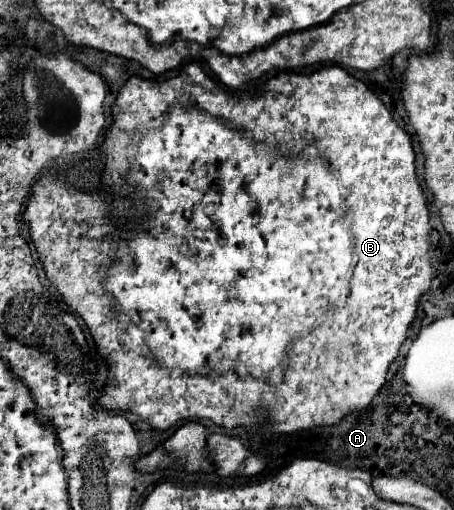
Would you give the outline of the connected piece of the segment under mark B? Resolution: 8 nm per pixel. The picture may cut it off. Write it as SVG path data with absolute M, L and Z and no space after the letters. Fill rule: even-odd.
M193 61L193 62L191 62L191 64L186 64L186 65L185 65L185 67L183 67L183 69L181 69L181 72L180 72L180 73L179 73L179 75L177 75L177 76L176 76L176 77L173 77L173 79L169 79L169 81L158 81L158 80L156 80L156 79L155 79L155 80L154 80L154 79L141 79L141 77L131 77L131 79L128 79L128 80L127 80L127 83L125 83L125 85L123 85L123 87L121 87L121 91L119 91L119 95L117 95L117 99L115 99L115 103L113 103L113 119L115 119L115 121L113 121L113 125L111 125L111 129L109 129L109 133L107 133L107 141L105 141L105 143L102 143L102 144L101 144L101 145L100 145L100 152L101 152L101 155L102 155L102 166L101 166L101 171L103 171L103 172L100 172L100 174L99 174L99 175L100 175L100 177L99 177L99 182L98 182L98 187L97 187L97 188L98 188L98 189L97 189L97 192L92 192L92 191L96 191L96 190L91 190L91 189L84 189L84 188L81 188L81 187L78 187L78 186L75 186L75 185L73 185L73 184L71 184L71 183L69 183L69 182L68 182L68 181L67 181L67 179L66 179L66 176L67 176L67 175L66 175L66 174L67 174L67 172L68 172L68 171L69 171L69 170L70 170L70 169L71 169L71 168L72 168L72 166L71 166L71 165L70 165L70 164L65 164L65 165L62 165L62 166L59 166L59 167L54 167L54 168L51 168L51 169L49 169L49 170L48 170L48 171L47 171L47 172L45 172L45 175L43 175L43 177L40 177L40 178L39 178L39 180L38 180L38 181L37 181L37 182L36 182L36 183L35 183L35 185L33 185L33 197L31 197L31 201L29 201L29 205L27 205L27 211L25 211L25 223L27 223L27 225L29 225L29 227L31 227L31 239L33 239L33 243L35 243L35 249L37 249L37 253L39 253L39 261L41 261L41 263L43 263L43 269L45 269L45 275L47 275L47 279L49 279L49 281L51 281L51 283L53 283L53 285L55 285L55 287L57 287L57 291L59 291L59 293L61 293L61 295L63 295L63 301L65 301L65 303L67 303L67 305L69 305L69 307L73 307L73 311L75 311L75 313L77 313L77 315L81 315L81 319L83 319L83 321L85 321L85 325L87 325L87 327L89 327L89 331L91 331L91 335L93 335L93 339L95 339L95 345L97 345L97 351L99 351L99 355L103 355L103 357L105 357L105 359L107 359L107 361L109 361L109 381L107 381L107 385L105 385L105 389L103 389L103 391L101 391L101 395L99 395L99 399L97 399L97 401L99 401L99 405L101 405L101 407L103 407L103 409L121 409L121 411L131 411L131 413L137 413L137 415L139 415L139 417L141 417L141 419L145 419L145 421L147 421L147 423L149 423L149 425L151 425L151 427L153 427L153 429L159 429L159 431L165 431L165 429L169 429L169 427L171 427L171 425L173 425L173 423L177 423L177 421L179 421L179 419L213 419L213 421L215 421L215 423L217 423L217 425L223 425L223 427L227 427L227 429L233 429L233 427L237 427L237 425L243 425L243 427L247 427L247 429L249 429L249 431L255 431L255 425L257 425L257 423L261 423L261 421L263 421L263 417L265 417L265 413L267 413L267 415L271 415L271 429L269 429L269 431L267 431L267 437L271 437L271 435L279 435L279 433L293 433L293 431L299 431L299 429L311 429L311 427L319 427L319 425L335 425L335 423L339 423L339 421L341 421L341 419L343 419L343 417L345 417L345 415L347 415L347 413L351 413L351 411L357 411L357 409L365 409L365 407L367 407L367 405L369 405L369 403L371 403L371 399L373 399L373 397L375 397L375 395L377 395L377 393L379 393L379 389L381 389L381 387L383 387L383 383L385 383L385 375L387 375L387 367L389 367L389 363L391 363L391 361L393 361L393 359L395 359L395 357L397 357L397 351L399 351L399 347L401 347L401 343L403 343L403 341L405 341L405 337L407 337L407 329L409 329L409 325L411 325L411 323L413 323L413 319L415 319L415 309L417 309L417 305L419 305L419 299L421 299L421 295L423 295L423 293L427 293L427 289L429 289L429 285L431 285L431 261L429 261L429 231L431 231L431 227L429 227L429 211L427 211L427 201L425 201L425 195L423 195L423 189L421 189L421 187L419 187L419 183L417 183L417 177L415 177L415 153L413 153L413 147L411 147L411 137L409 137L409 135L407 135L407 133L405 133L405 131L403 131L403 129L401 129L401 127L397 127L397 123L395 123L395 121L393 121L393 119L391 119L391 113L389 113L389 111L387 111L387 109L385 109L385 105L383 105L383 103L381 103L381 101L379 101L379 99L377 99L377 95L375 95L375 93L373 93L373 91L371 91L371 89L369 89L369 87L367 87L367 85L365 85L365 83L361 83L361 81L359 81L359 79L355 79L355 77L351 77L351 75L349 75L349 73L347 73L347 71L345 71L345 69L341 69L341 67L337 67L337 65L331 65L331 67L321 67L321 69L317 69L317 71L313 71L313 73L309 73L309 75L297 75L297 73L277 73L277 75L275 75L275 77L271 77L271 79L269 79L269 81L267 81L267 83L265 83L265 87L261 87L261 91L259 91L259 95L257 95L257 97L251 97L251 95L243 95L243 97L237 97L237 95L233 95L233 93L231 93L231 91L227 91L227 88L226 88L226 87L225 87L225 86L224 86L224 85L221 85L221 83L220 83L220 86L219 86L219 83L218 83L218 82L217 82L217 81L216 81L216 80L215 80L215 79L213 79L213 78L211 78L211 76L210 76L210 75L207 75L207 73L205 73L205 69L203 69L203 65L201 65L201 63L199 63L199 61ZM305 147L307 147L307 155L305 155L305 157L295 157L295 155L301 155L301 153L303 153L303 149L305 149ZM114 195L116 195L116 197L117 197L117 198L118 198L118 199L121 199L121 200L124 200L124 202L125 202L125 204L124 204L124 213L122 213L122 214L121 214L121 215L116 215L116 218L120 218L120 219L126 219L126 218L125 218L125 217L124 217L124 216L126 216L126 213L127 213L127 215L128 215L128 217L127 217L127 219L126 219L126 220L120 220L120 223L119 223L119 221L117 221L117 222L116 222L116 221L115 221L115 220L113 220L113 218L111 218L111 216L110 216L110 212L111 212L111 210L112 210L112 203L113 203L113 202L114 202L114 201L115 201L115 198L114 198Z

